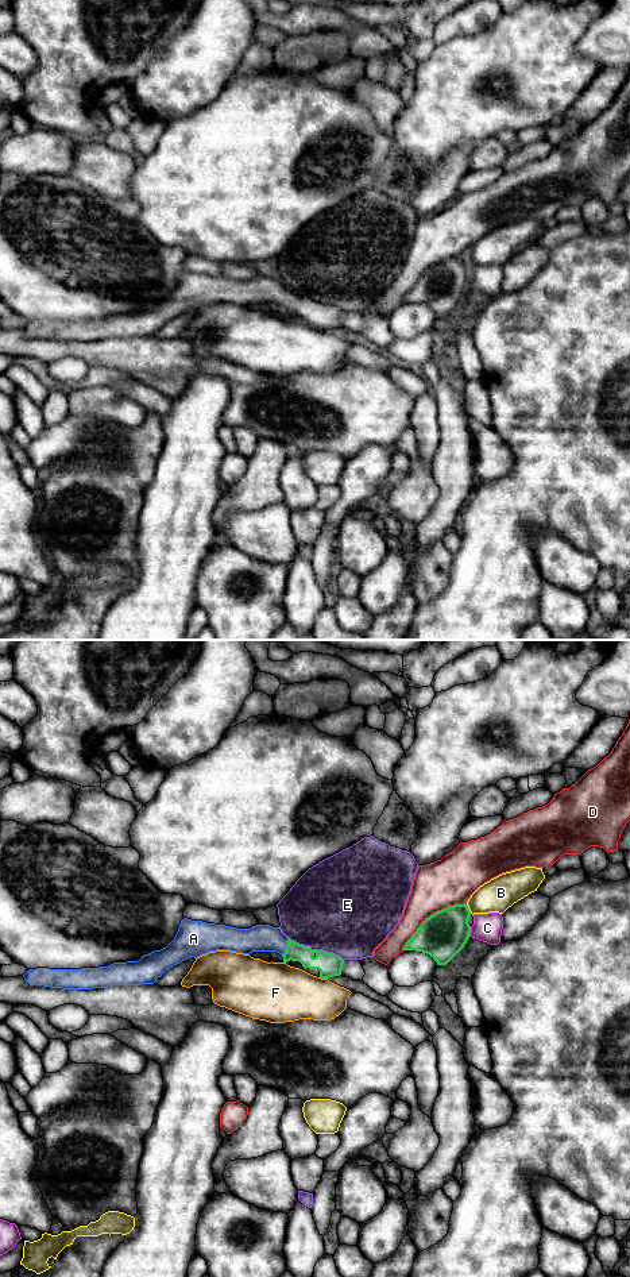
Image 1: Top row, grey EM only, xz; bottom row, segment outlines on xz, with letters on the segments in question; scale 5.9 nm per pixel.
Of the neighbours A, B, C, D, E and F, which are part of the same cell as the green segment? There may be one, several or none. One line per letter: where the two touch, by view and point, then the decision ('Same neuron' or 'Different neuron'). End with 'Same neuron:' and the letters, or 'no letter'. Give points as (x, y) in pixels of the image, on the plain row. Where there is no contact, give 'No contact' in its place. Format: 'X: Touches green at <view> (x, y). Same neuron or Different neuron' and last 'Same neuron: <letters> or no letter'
A: Touches green at xz (286, 300). Same neuron
B: Touches green at xz (468, 261). Different neuron
C: Touches green at xz (470, 284). Different neuron
D: Touches green at xz (431, 267). Different neuron
E: Touches green at xz (329, 305). Different neuron
F: Touches green at xz (324, 330). Different neuron
Same neuron: A

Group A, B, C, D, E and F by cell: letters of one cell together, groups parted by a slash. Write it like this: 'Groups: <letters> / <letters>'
Groups: A / B / C / D / E / F

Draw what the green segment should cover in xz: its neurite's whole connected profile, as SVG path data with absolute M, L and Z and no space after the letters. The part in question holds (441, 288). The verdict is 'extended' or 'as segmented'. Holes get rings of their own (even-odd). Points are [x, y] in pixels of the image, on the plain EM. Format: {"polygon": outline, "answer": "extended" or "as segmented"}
{"polygon": "M467 256L449 258L426 270L403 302L429 306L437 317L447 317L467 296L471 285Z", "answer": "as segmented"}

